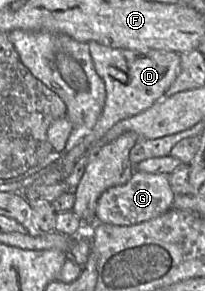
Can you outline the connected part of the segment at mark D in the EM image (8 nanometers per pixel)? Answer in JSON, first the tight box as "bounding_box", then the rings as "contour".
{"bounding_box":[34,41,181,184],"contour":[[[95,41],[87,42],[94,68],[103,80],[106,91],[105,103],[100,117],[93,129],[75,146],[66,153],[62,160],[43,168],[34,184],[43,184],[42,179],[51,169],[62,162],[79,161],[116,123],[137,115],[154,103],[161,100],[168,88],[181,72],[181,54],[173,51],[155,50],[138,51],[129,49],[111,48]]]}

